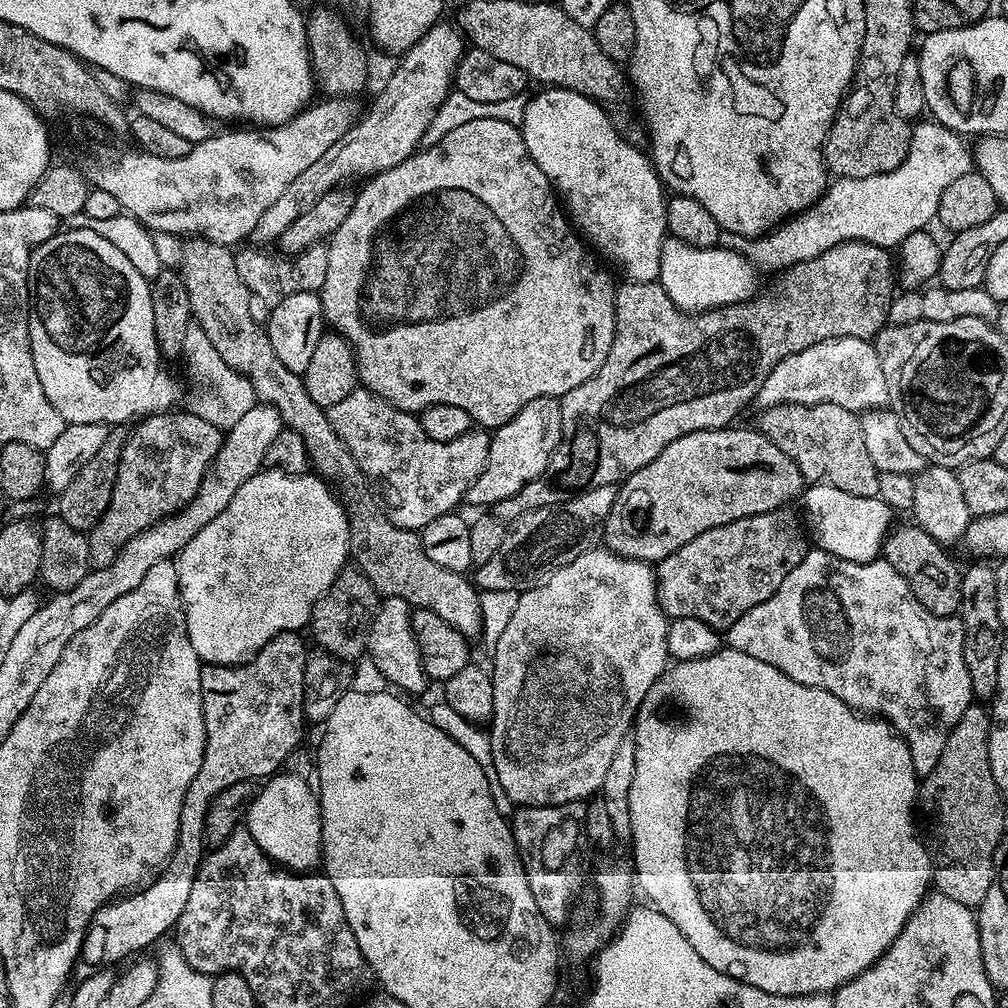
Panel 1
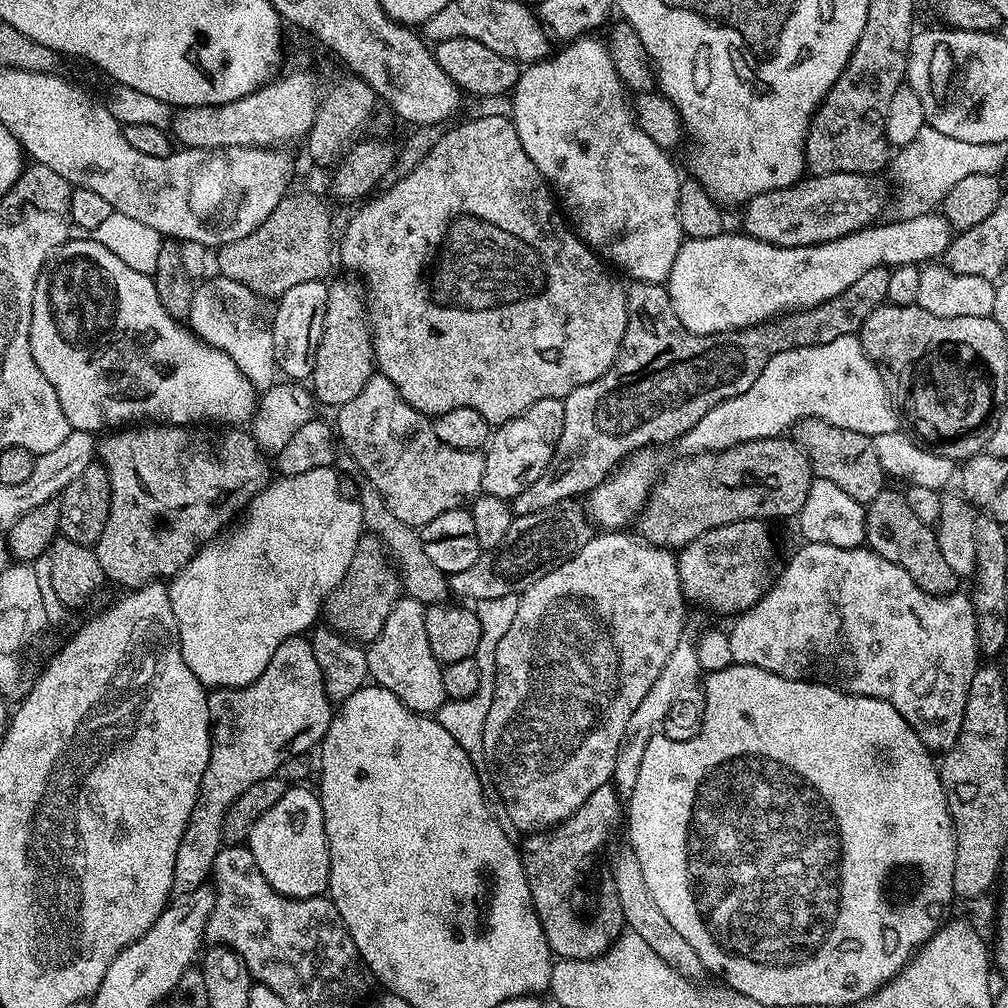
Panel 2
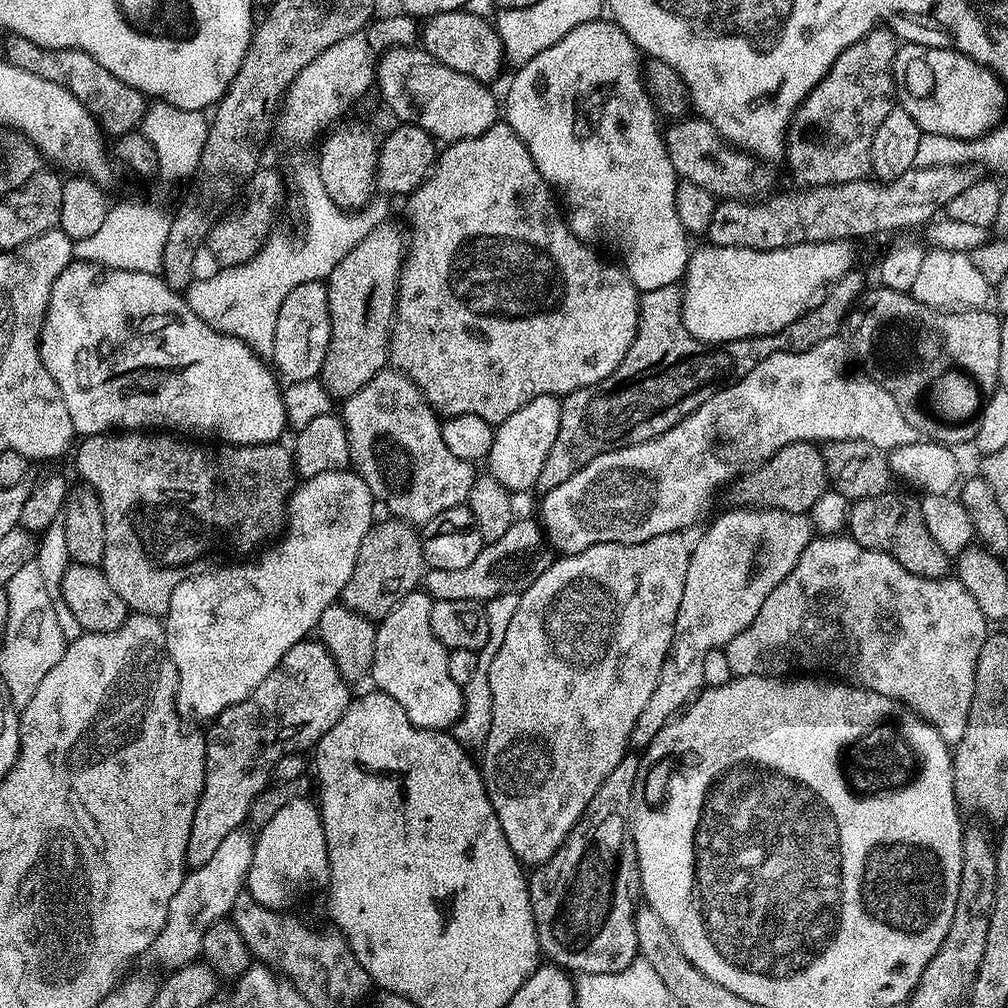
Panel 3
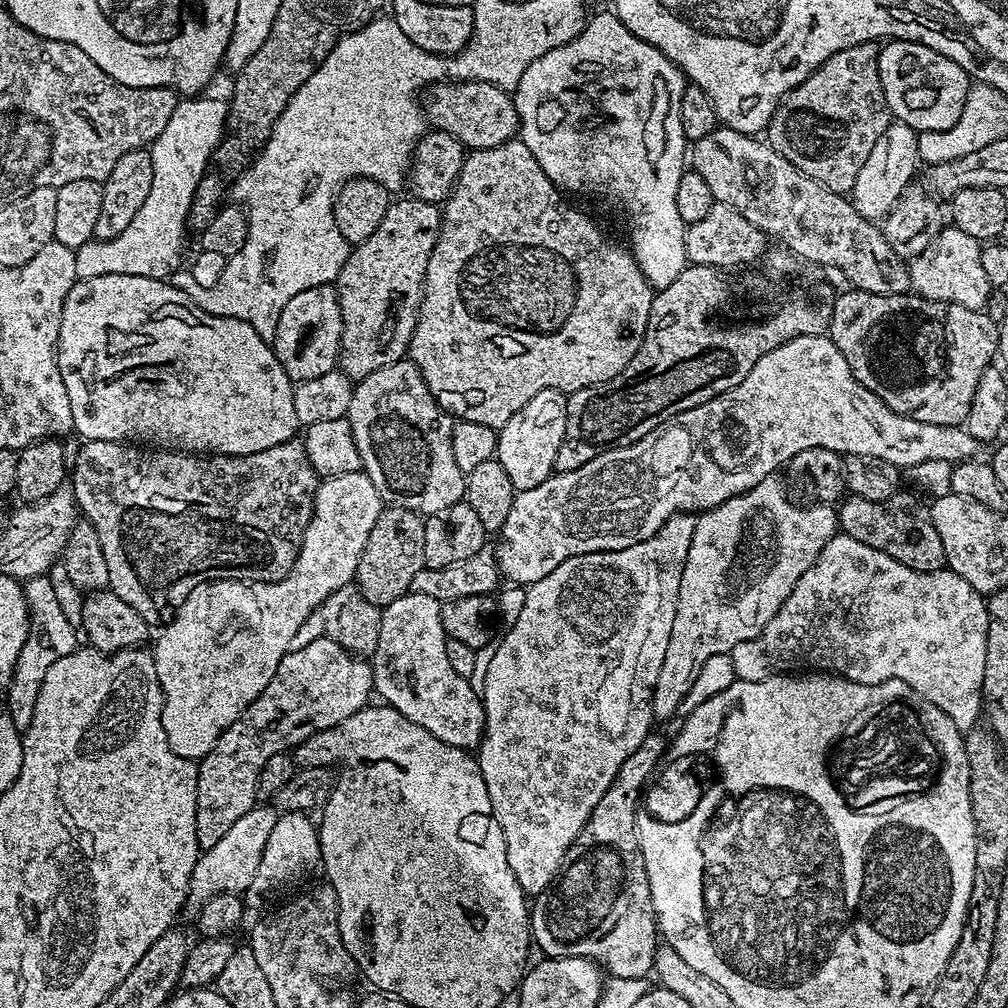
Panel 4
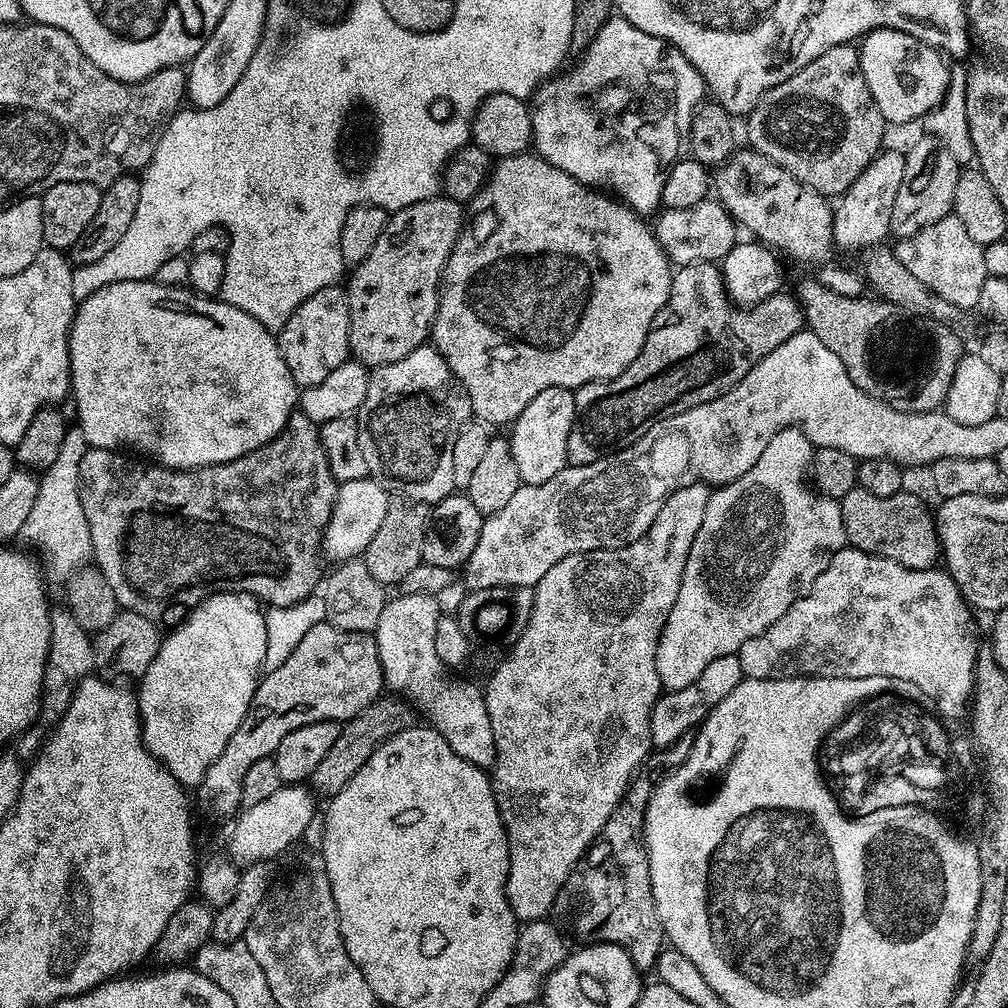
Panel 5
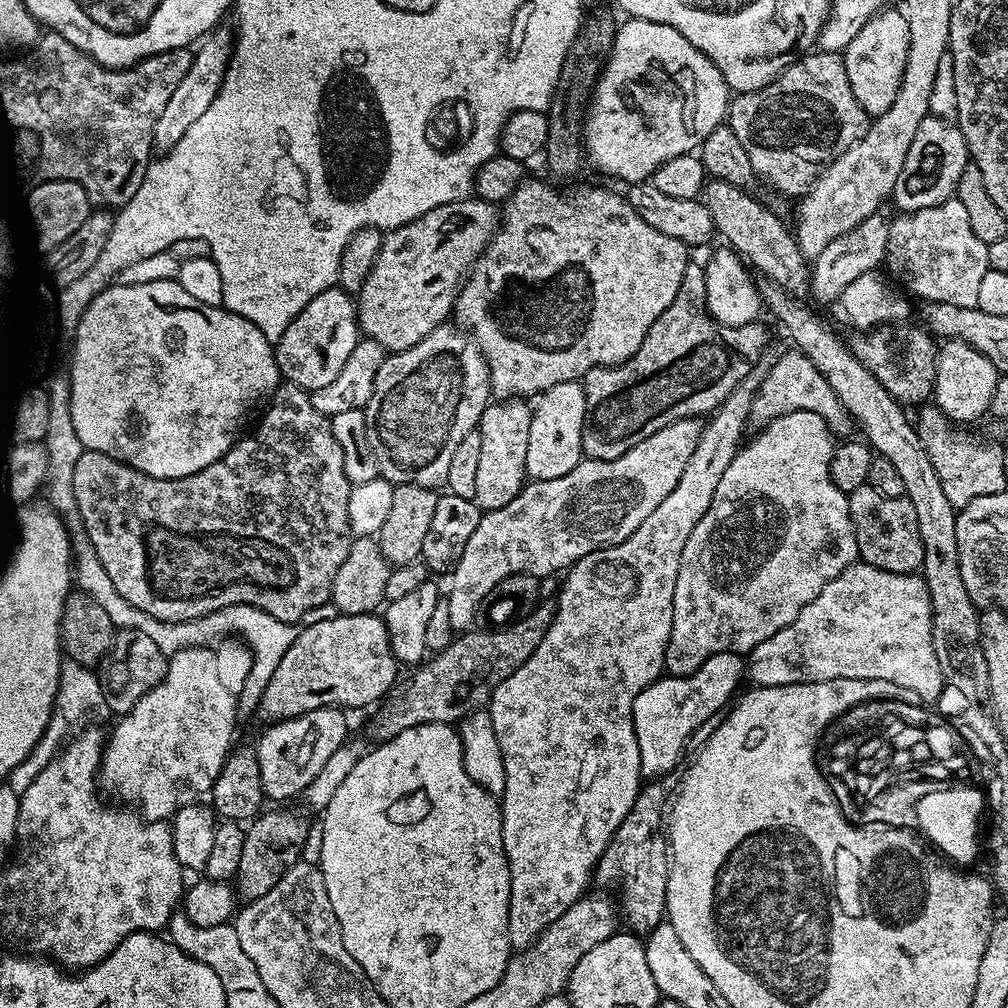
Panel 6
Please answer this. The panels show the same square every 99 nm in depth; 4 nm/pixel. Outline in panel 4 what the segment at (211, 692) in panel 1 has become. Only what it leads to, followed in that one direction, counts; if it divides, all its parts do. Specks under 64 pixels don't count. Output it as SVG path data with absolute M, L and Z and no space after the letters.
M322 635L310 642L310 646L288 651L282 662L278 662L278 670L274 670L274 678L270 678L266 690L262 690L262 694L258 694L254 702L250 702L248 709L229 728L225 728L218 742L214 742L210 754L206 754L204 759L199 761L196 833L200 849L205 850L217 845L229 833L230 826L233 826L238 818L257 807L258 778L268 759L274 758L274 754L279 752L294 750L299 744L330 726L338 726L338 722L350 718L350 714L369 707L373 696L371 663L367 659L353 656L330 637Z

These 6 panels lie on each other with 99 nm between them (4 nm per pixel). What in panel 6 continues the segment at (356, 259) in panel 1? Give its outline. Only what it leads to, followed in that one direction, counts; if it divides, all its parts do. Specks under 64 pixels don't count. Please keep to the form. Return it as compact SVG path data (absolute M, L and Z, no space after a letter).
M525 178L510 194L510 198L502 205L500 226L492 237L488 248L477 258L468 274L468 279L456 295L454 320L463 331L475 340L480 353L488 363L488 381L492 383L491 395L497 401L515 400L517 398L539 397L540 393L550 390L550 386L558 386L558 382L571 380L583 381L584 375L595 368L612 368L616 364L626 362L642 346L650 326L674 302L678 290L682 286L682 278L686 274L686 266L690 262L689 245L678 242L678 238L670 238L670 234L662 234L662 230L654 230L646 218L642 218L630 206L623 195L607 192L604 188L572 188L569 192L559 192L552 184L544 180Z

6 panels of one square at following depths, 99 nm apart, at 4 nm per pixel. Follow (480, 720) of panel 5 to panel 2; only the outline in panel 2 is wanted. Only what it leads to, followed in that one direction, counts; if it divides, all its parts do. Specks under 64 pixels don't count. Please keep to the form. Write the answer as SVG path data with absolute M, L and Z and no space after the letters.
M404 594L397 600L394 610L390 610L390 618L386 618L386 626L382 626L382 634L367 645L368 675L377 680L383 691L394 694L397 700L404 703L413 714L434 714L448 700L446 686L442 686L442 665L434 658L434 650L430 650L430 641L426 639L426 605L412 596Z

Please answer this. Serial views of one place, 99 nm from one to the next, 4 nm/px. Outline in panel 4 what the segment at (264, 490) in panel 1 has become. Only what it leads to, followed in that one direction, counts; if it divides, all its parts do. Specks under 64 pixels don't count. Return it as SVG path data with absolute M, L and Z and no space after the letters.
M362 470L354 474L338 474L337 476L321 479L316 486L314 510L312 511L310 522L306 526L306 534L302 538L300 553L290 570L290 574L286 574L286 578L282 578L278 582L208 580L205 584L200 584L194 590L190 590L190 594L182 602L182 606L175 609L172 621L163 625L161 632L164 633L157 638L156 648L154 647L158 682L162 686L162 694L164 695L162 726L166 730L166 742L170 742L170 750L174 750L176 756L197 762L203 760L206 754L210 754L214 742L218 742L218 738L222 735L225 728L229 728L248 709L250 702L254 702L254 698L258 698L258 694L262 694L262 690L266 690L270 678L274 678L274 670L278 670L278 662L282 662L284 655L292 648L294 634L298 634L298 630L307 622L310 614L317 612L320 605L326 602L326 598L330 598L330 594L334 594L334 590L338 590L342 586L355 581L356 571L358 570L358 558L362 558L362 550L366 550L366 538L370 538L370 530L374 530L374 522L378 522L378 514L381 507L382 501L378 490L374 490L374 482L370 482L370 478Z

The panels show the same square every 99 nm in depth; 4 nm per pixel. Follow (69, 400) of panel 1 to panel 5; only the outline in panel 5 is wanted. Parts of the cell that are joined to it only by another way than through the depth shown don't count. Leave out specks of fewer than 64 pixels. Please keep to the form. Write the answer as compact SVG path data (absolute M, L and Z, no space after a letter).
M155 279L114 282L110 286L102 286L102 290L94 290L94 294L79 301L76 317L72 319L72 329L68 335L68 353L72 371L70 396L73 401L76 399L76 416L80 419L77 420L78 427L89 446L141 452L136 454L166 468L208 468L211 464L228 464L232 460L242 458L266 446L266 442L283 432L288 427L292 413L298 408L298 386L290 370L286 370L286 362L282 362L277 337L269 328L262 326L258 318L250 318L246 310L238 310L238 306L230 306L222 298L201 296L187 287L158 284Z

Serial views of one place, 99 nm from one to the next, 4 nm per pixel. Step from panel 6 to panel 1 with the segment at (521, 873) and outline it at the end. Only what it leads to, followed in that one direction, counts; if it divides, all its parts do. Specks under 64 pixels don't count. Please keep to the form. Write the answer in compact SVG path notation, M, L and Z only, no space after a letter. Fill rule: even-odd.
M603 546L591 548L586 554L574 558L574 562L570 562L570 566L562 566L558 570L554 570L554 574L550 574L548 579L538 586L534 586L516 596L514 614L510 617L506 630L502 630L502 638L498 638L496 647L491 649L490 652L490 656L492 656L490 671L492 673L492 685L494 686L494 710L490 721L490 739L492 741L492 753L494 754L494 770L498 774L498 782L502 782L502 790L506 790L506 794L512 799L513 805L529 808L530 806L558 806L559 804L569 804L575 800L587 801L603 789L606 770L609 769L610 762L613 761L618 742L622 742L622 738L629 735L644 701L648 698L649 690L655 686L656 681L664 675L669 667L669 623L670 618L660 609L660 603L656 597L656 574L653 565L647 564L644 560L622 558L618 554L614 554L611 548ZM524 656L526 658L544 658L542 662L530 660L530 664L536 664L536 662L544 664L546 694L526 694L526 690L522 690L524 694L520 694L520 696L508 694L512 690L506 690L506 694L504 694L504 690L502 690L504 682L510 688L512 686L510 680L518 680L516 676L510 674L510 668L512 666L514 668L528 668L528 666L522 666L522 664L528 664L528 662L522 660Z

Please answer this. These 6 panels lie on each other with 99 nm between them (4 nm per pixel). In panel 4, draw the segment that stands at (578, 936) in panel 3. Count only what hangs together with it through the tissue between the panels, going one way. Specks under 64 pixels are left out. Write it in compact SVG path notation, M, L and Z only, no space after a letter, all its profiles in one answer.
M650 734L642 738L638 750L634 750L634 754L630 754L630 758L622 762L622 770L614 774L614 782L610 782L606 794L602 794L598 806L594 806L594 814L590 814L586 826L570 846L556 880L531 901L532 938L535 947L540 947L545 957L565 956L593 960L609 977L642 980L653 971L658 929L650 894L650 878L646 874L644 855L636 833L636 814L642 808L642 793L653 779L670 743L667 735L656 735Z

